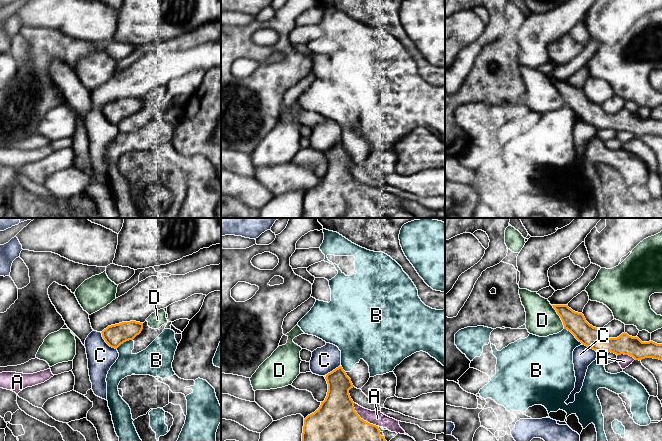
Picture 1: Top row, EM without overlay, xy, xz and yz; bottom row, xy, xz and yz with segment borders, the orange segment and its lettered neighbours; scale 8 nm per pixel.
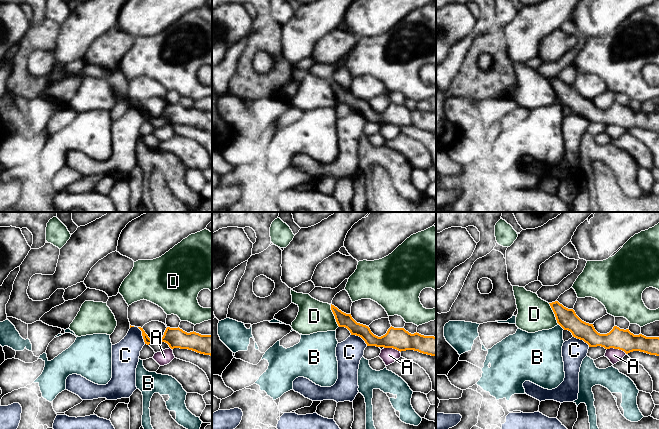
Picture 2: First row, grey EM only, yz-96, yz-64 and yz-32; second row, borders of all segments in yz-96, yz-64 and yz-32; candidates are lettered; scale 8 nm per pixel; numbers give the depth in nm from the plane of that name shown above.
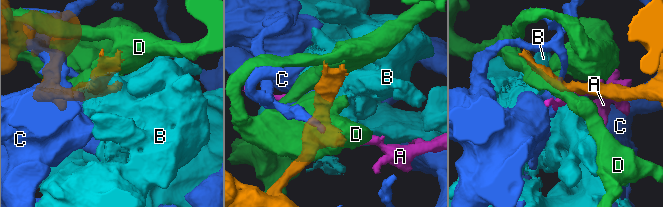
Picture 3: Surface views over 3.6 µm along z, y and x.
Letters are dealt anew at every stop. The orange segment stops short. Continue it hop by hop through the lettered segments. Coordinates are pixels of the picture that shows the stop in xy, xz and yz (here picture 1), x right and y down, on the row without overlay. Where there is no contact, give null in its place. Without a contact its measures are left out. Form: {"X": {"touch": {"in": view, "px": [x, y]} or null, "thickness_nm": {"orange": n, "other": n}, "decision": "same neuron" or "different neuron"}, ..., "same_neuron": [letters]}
{"A": {"touch": {"in": "xz", "px": [362, 195]}, "thickness_nm": {"orange": 500, "other": 120}, "decision": "different neuron"}, "B": {"touch": {"in": "yz", "px": [574, 111]}, "thickness_nm": {"orange": 170, "other": 340}, "decision": "different neuron"}, "C": {"touch": {"in": "xy", "px": [106, 118]}, "thickness_nm": {"orange": 170, "other": 220}, "decision": "different neuron"}, "D": {"touch": {"in": "yz", "px": [560, 93]}, "thickness_nm": {"orange": 170, "other": 260}, "decision": "different neuron"}, "same_neuron": []}

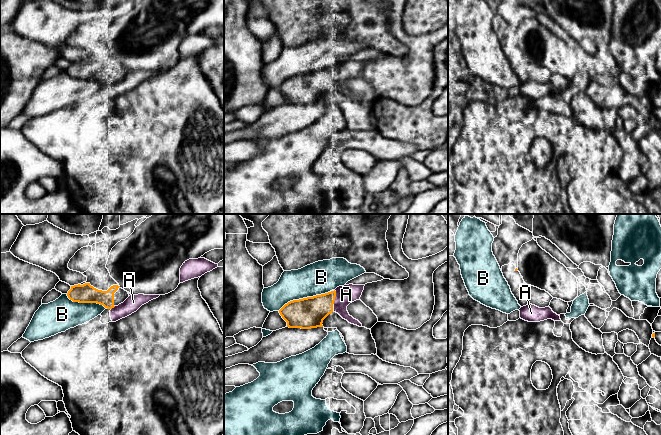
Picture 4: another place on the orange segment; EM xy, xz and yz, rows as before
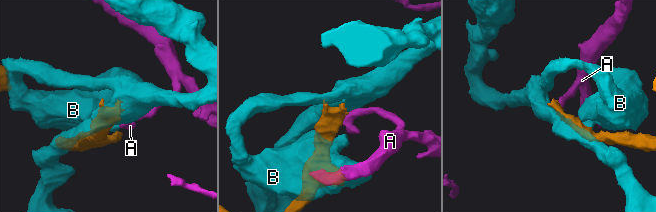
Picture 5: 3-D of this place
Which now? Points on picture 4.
{"A": {"touch": {"in": "xz", "px": [335, 72]}, "thickness_nm": {"orange": 240, "other": 150}, "decision": "different neuron"}, "B": {"touch": {"in": "xz", "px": [303, 74]}, "thickness_nm": {"orange": 240, "other": 260}, "decision": "different neuron"}, "same_neuron": []}

